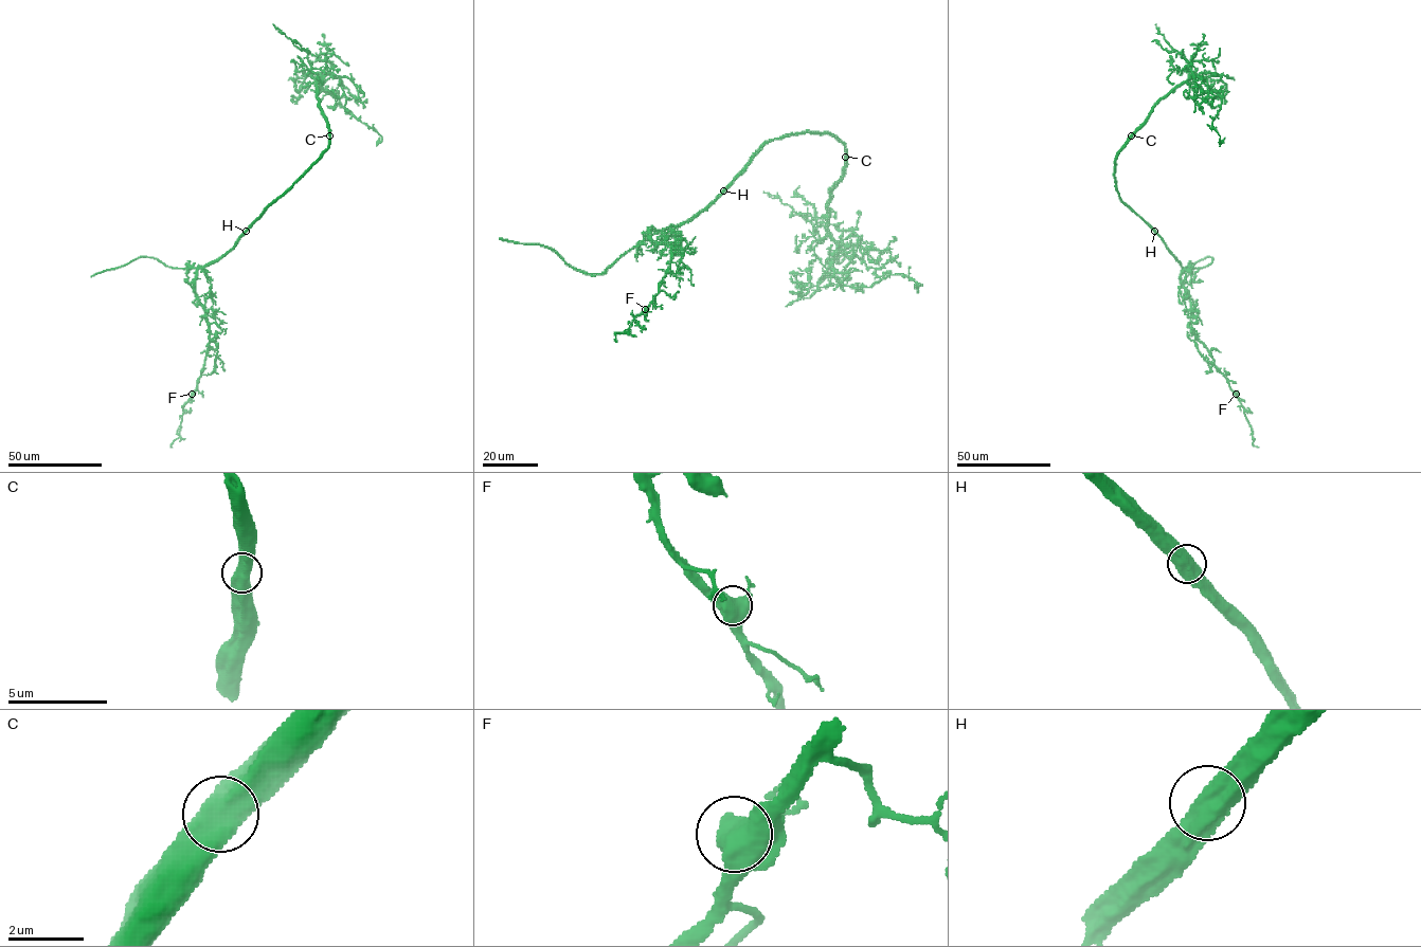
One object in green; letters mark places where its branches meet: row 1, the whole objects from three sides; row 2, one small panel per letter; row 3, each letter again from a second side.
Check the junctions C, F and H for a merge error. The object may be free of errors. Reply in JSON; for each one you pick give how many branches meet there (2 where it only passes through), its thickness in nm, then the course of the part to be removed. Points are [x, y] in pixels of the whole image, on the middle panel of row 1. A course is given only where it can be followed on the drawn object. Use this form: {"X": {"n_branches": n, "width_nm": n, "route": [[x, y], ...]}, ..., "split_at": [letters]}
{"split_at": []}

